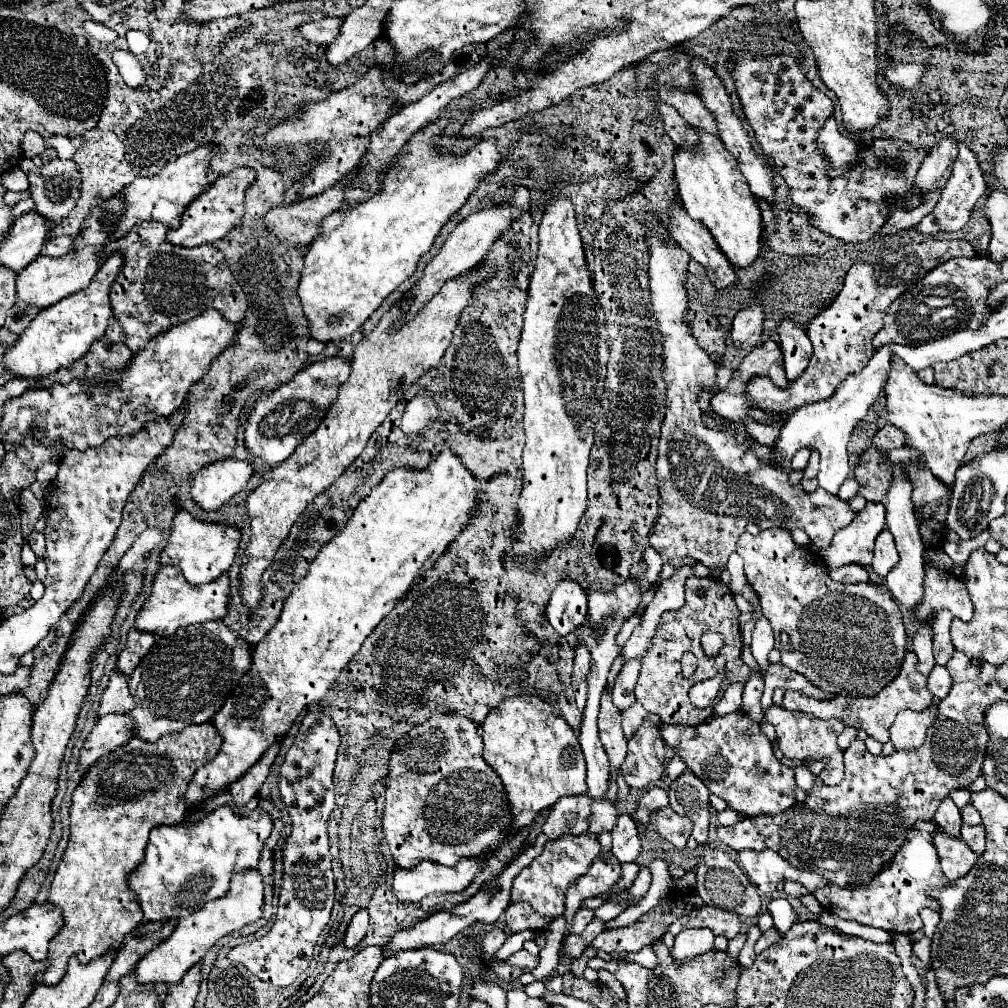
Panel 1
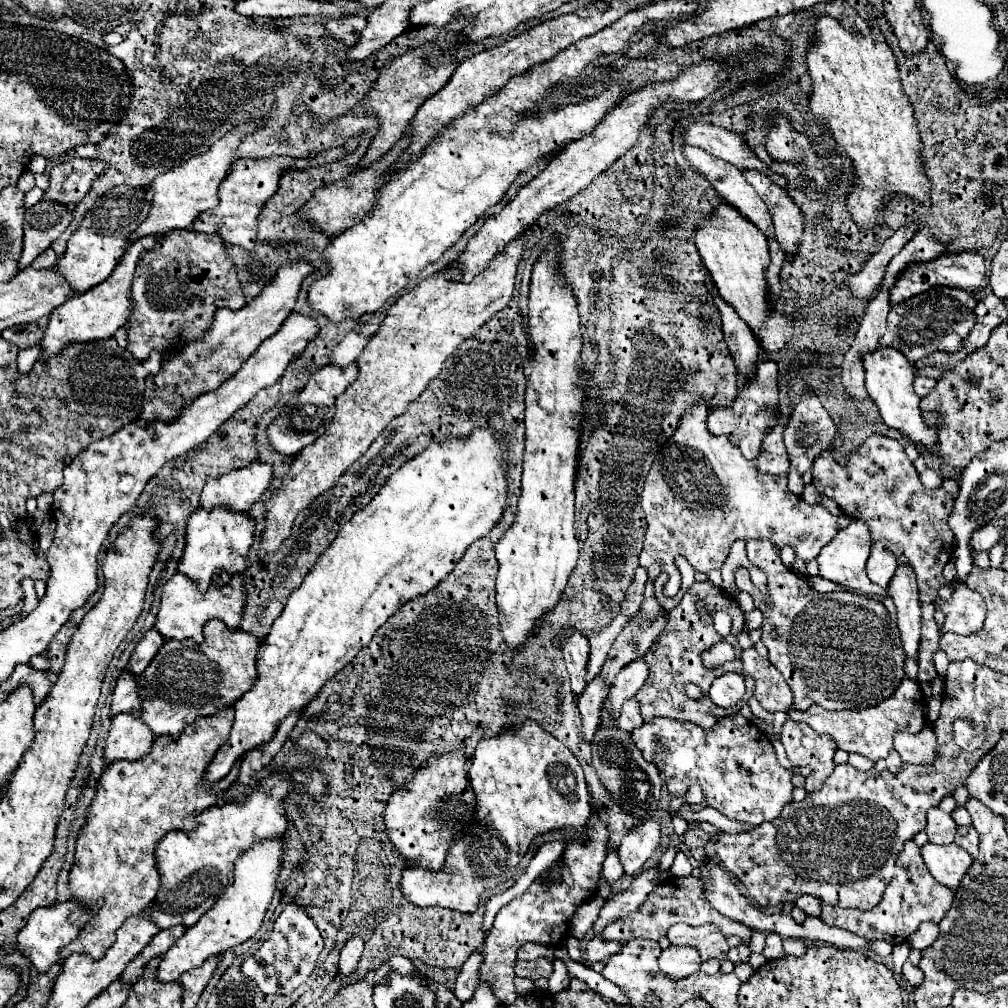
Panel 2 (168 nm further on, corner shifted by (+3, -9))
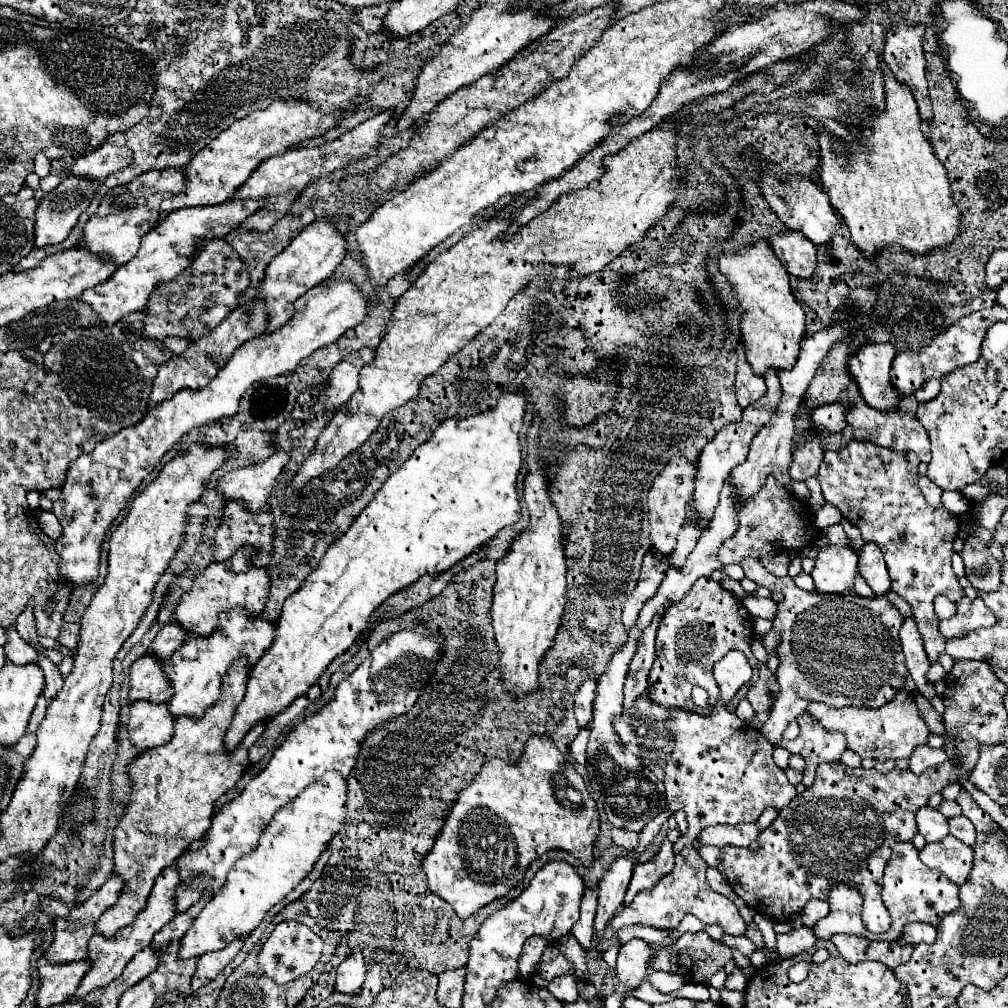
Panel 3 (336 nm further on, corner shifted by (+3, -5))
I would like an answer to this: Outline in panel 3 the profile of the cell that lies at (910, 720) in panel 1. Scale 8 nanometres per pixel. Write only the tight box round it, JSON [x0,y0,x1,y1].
[910,744,948,774]

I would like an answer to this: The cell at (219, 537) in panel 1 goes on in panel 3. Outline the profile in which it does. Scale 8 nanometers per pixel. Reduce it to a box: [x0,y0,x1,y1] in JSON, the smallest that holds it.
[214,501,274,566]

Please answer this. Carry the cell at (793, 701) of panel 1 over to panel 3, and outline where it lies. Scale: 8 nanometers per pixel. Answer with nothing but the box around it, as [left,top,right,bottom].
[808,690,928,758]

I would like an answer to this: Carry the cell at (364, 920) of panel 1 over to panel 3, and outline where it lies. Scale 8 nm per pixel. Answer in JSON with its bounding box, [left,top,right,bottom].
[336,952,366,996]

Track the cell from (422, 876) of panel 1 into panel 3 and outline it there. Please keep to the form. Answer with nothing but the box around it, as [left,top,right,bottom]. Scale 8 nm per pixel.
[422,736,600,920]

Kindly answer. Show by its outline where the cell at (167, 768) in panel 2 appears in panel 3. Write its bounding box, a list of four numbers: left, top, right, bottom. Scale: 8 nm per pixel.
[98,658,266,936]

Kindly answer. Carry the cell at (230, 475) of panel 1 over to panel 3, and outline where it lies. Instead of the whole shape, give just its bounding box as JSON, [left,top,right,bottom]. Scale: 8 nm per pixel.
[218,450,290,512]

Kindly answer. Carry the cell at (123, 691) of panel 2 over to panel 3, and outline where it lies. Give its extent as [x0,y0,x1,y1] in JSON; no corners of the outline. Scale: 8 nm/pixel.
[130,654,174,702]

